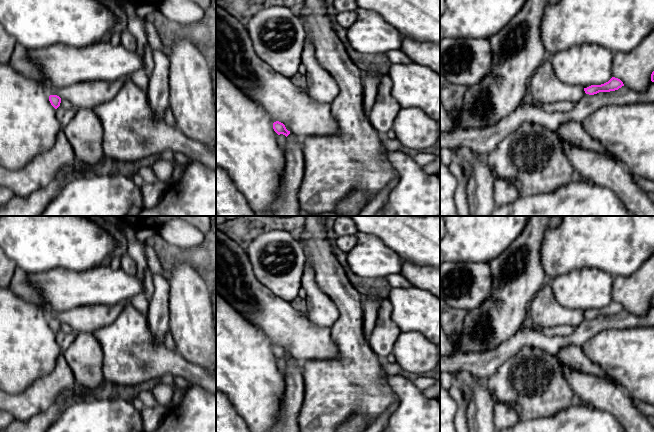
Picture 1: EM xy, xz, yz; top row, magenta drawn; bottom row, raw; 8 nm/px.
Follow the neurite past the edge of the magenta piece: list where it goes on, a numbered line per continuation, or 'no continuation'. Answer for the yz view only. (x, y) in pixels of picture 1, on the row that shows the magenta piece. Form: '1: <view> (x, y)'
no continuation

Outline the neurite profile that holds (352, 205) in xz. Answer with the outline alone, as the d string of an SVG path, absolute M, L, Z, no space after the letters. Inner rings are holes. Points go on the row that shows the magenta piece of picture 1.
M356 190L339 202L334 212L342 216L358 216L366 203L367 198L365 193Z

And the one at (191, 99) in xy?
M175 37L174 43L169 45L169 48L169 102L176 121L176 127L187 137L214 149L216 147L216 106L213 98L211 65L205 58L203 48L195 45L189 37Z

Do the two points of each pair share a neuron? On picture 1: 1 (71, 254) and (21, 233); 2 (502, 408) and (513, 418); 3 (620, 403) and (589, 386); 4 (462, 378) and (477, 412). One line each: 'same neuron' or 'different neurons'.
1: same neuron
2: same neuron
3: same neuron
4: same neuron

